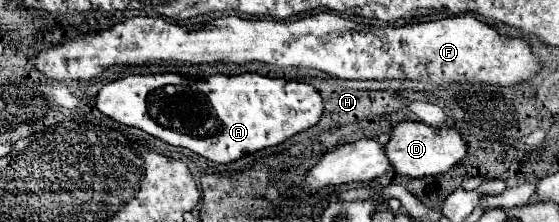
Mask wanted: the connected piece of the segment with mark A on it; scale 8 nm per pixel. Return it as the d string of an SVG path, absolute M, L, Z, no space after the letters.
M157 73L131 75L105 85L97 95L97 109L119 123L137 127L169 145L191 149L193 153L215 163L233 163L243 155L279 145L285 139L317 125L323 115L323 97L313 85L287 79L271 79L257 73L243 73L233 77L213 75L207 79L187 79L175 73Z

